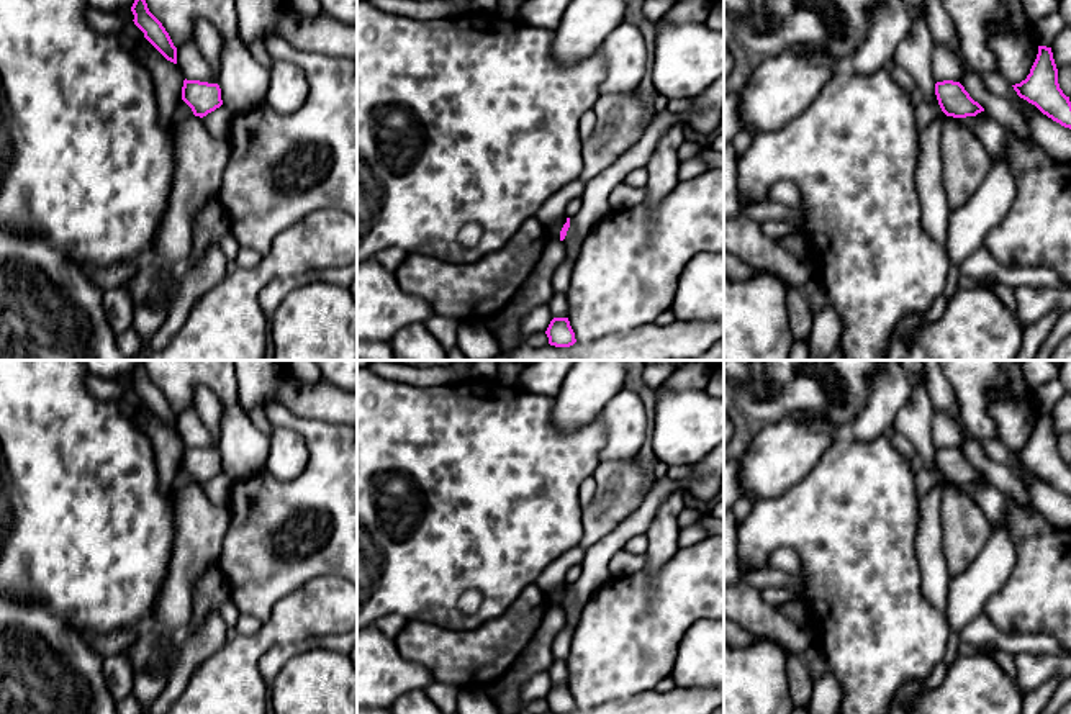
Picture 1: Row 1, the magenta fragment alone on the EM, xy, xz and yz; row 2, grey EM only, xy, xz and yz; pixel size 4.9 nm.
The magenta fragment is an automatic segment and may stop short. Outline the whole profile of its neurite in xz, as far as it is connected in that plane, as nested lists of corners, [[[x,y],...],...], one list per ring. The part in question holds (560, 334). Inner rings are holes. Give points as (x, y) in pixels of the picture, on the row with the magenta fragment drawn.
[[[554,318],[545,331],[549,344],[555,347],[570,347],[576,342],[568,318]]]

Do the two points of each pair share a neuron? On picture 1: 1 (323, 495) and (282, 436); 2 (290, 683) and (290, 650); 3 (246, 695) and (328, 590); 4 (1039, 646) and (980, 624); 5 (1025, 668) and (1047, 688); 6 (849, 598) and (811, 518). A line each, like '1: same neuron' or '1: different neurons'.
1: different neurons
2: different neurons
3: same neuron
4: same neuron
5: different neurons
6: same neuron

